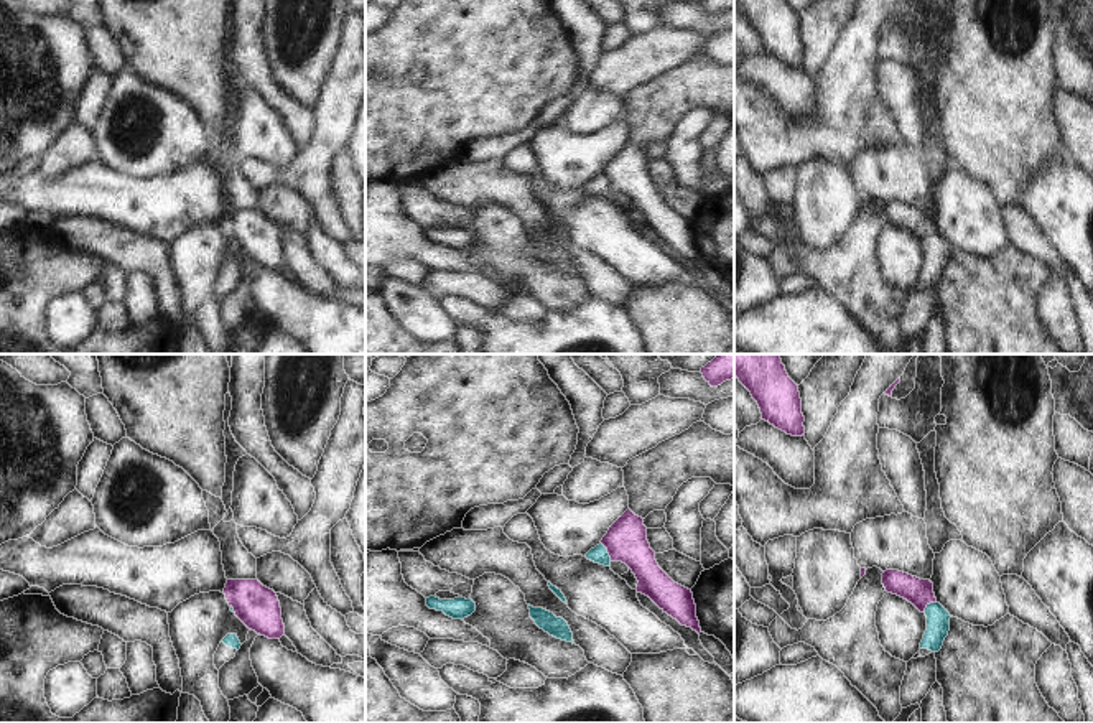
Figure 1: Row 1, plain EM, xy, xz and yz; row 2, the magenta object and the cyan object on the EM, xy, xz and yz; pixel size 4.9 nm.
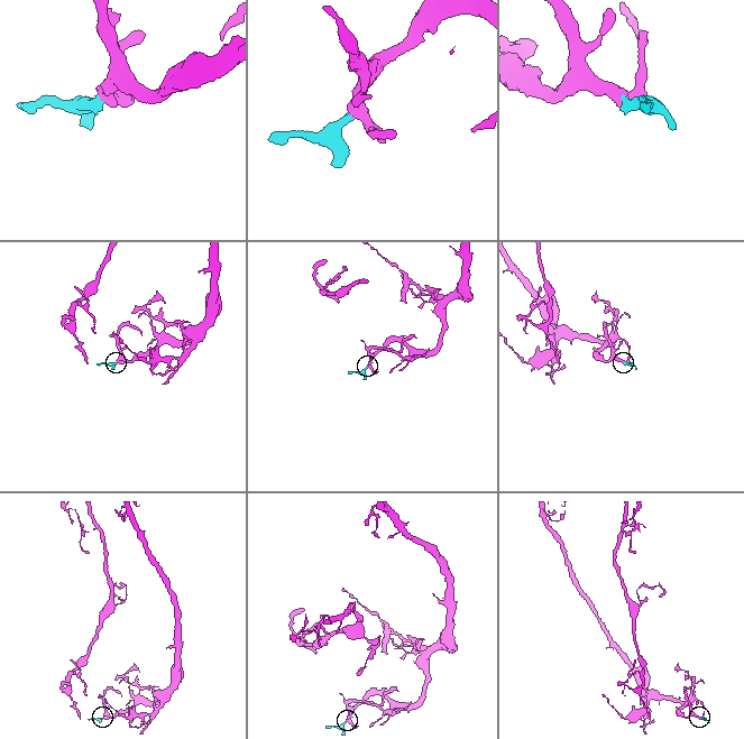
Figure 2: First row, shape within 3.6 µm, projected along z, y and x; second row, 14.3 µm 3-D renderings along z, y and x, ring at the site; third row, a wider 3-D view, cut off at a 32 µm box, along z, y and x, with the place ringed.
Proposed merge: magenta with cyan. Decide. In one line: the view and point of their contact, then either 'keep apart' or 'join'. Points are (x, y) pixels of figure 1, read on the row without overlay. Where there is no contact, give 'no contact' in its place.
contact xz (608, 183); keep apart

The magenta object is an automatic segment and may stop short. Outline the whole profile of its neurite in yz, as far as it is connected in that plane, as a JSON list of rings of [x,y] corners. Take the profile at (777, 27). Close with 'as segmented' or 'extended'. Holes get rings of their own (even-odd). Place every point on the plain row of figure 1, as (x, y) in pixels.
[[[734,0],[734,7],[757,33],[762,51],[787,66],[805,66],[798,16],[785,0]]] | as segmented

